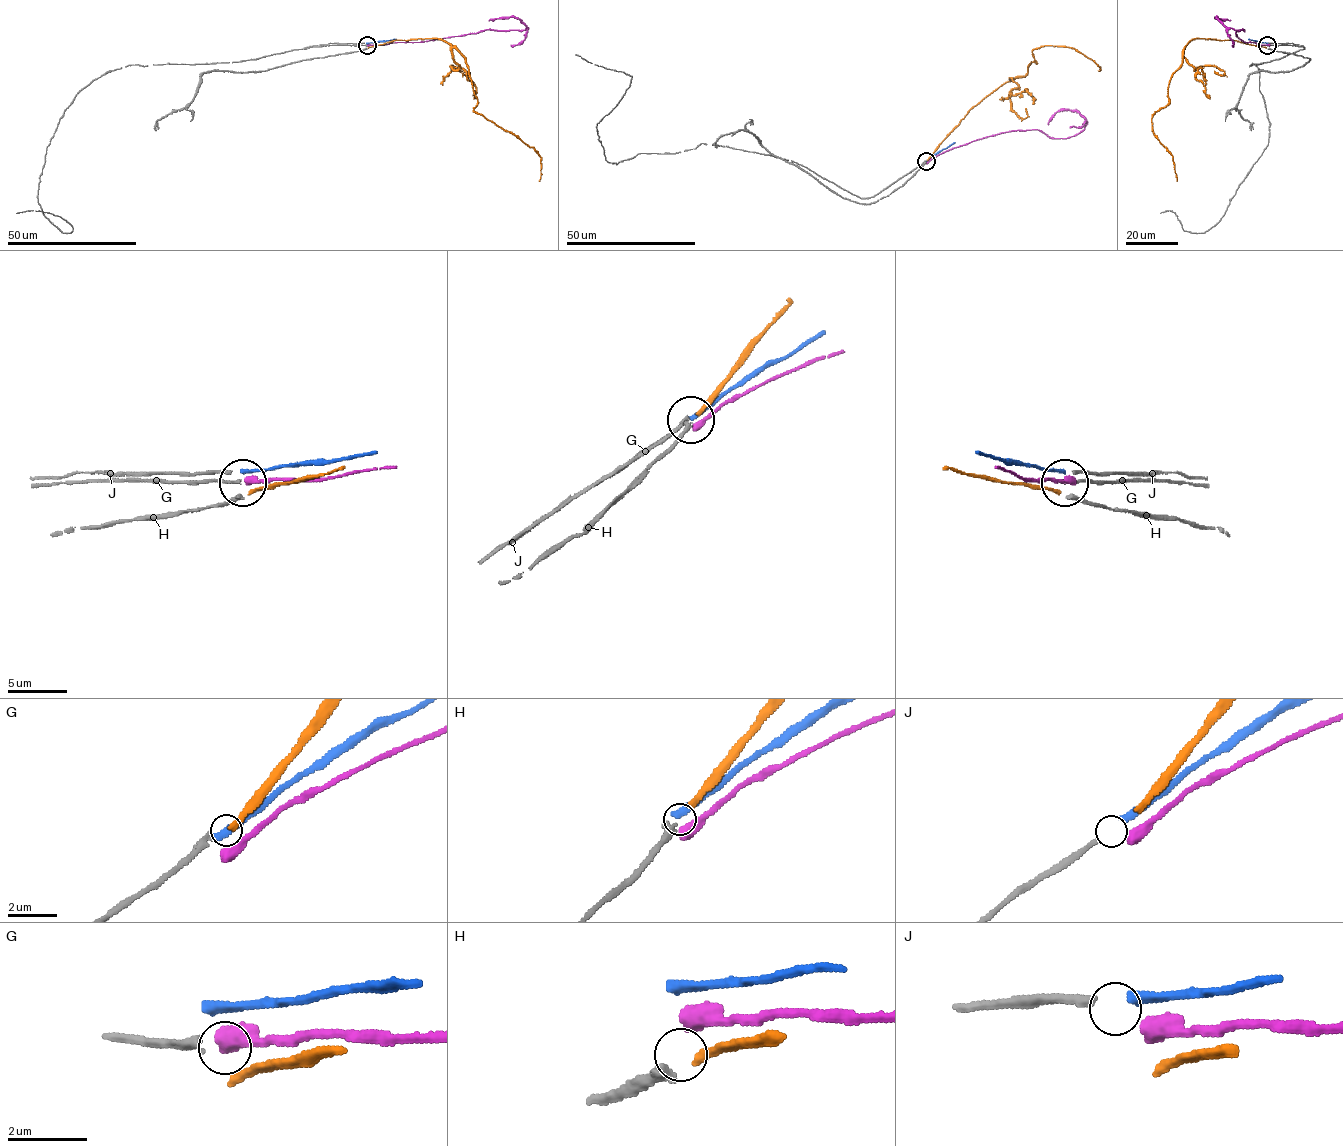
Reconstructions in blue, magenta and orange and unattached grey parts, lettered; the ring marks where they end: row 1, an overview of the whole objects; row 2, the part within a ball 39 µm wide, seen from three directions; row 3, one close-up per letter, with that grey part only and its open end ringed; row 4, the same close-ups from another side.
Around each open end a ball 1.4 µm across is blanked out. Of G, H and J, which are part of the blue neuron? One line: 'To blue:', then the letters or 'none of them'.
To blue: J

